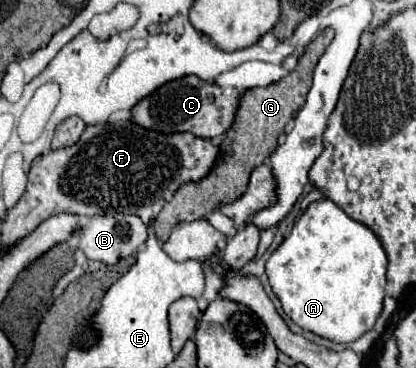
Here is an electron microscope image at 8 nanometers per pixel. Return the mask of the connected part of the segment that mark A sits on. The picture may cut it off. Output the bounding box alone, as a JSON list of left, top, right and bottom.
[266,199,386,343]

